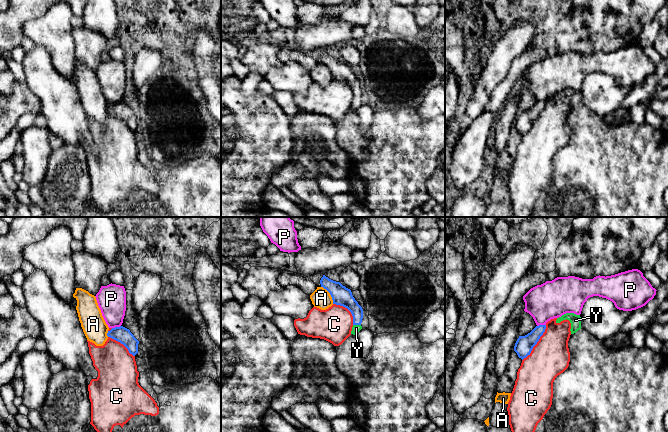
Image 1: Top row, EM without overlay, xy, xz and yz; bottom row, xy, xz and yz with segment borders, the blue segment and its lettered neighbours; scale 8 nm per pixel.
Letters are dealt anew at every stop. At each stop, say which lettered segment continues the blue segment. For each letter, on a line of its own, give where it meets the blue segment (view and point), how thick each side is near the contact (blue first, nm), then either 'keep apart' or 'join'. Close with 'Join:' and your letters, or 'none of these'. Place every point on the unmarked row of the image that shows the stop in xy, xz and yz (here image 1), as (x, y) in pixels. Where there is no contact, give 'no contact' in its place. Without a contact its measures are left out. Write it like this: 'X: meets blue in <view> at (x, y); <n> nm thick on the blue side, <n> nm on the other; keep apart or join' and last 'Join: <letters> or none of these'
A: meets blue in xz at (330, 70); 150 nm thick on the blue side, 160 nm on the other; keep apart
C: meets blue in yz at (536, 119); 140 nm thick on the blue side, 320 nm on the other; keep apart
P: meets blue in xy at (116, 103); 130 nm thick on the blue side, 240 nm on the other; keep apart
Y: meets blue in xz at (357, 100); 140 nm thick on the blue side, 60 nm on the other; join
Join: Y

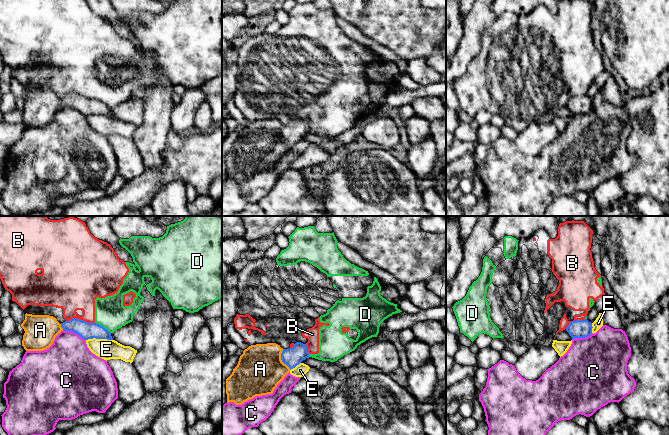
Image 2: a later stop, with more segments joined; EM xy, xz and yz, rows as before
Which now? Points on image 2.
A: meets blue in xz at (281, 135); 150 nm thick on the blue side, 380 nm on the other; join
B: meets blue in xy at (79, 95); 130 nm thick on the blue side, 360 nm on the other; keep apart
C: meets blue in xy at (74, 108); 130 nm thick on the blue side, 400 nm on the other; keep apart
D: meets blue in xy at (102, 102); 130 nm thick on the blue side, 240 nm on the other; keep apart
E: meets blue in xy at (99, 114); 130 nm thick on the blue side, 160 nm on the other; keep apart
Join: A

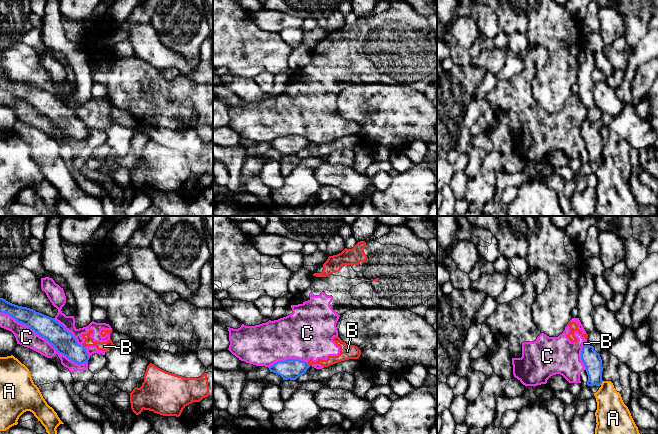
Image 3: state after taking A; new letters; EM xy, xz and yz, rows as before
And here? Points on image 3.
A: meets blue in yz at (601, 159); 150 nm thick on the blue side, 240 nm on the other; keep apart
B: meets blue in xz at (307, 139); 160 nm thick on the blue side, 70 nm on the other; keep apart
C: meets blue in xy at (44, 114); 180 nm thick on the blue side, 150 nm on the other; keep apart
Join: none of these

